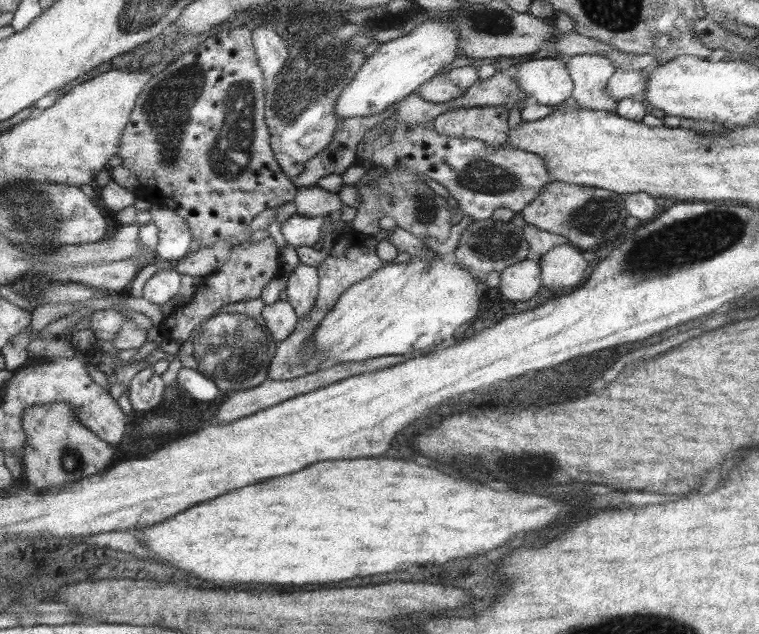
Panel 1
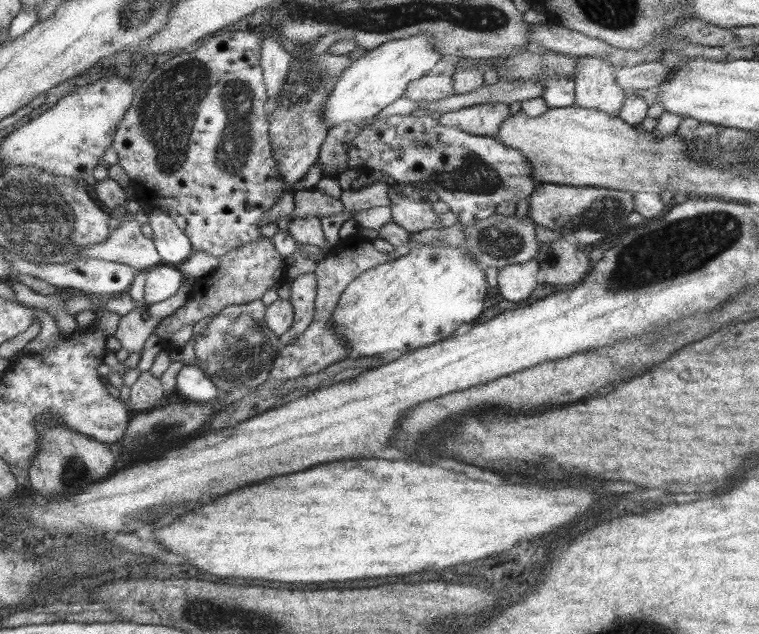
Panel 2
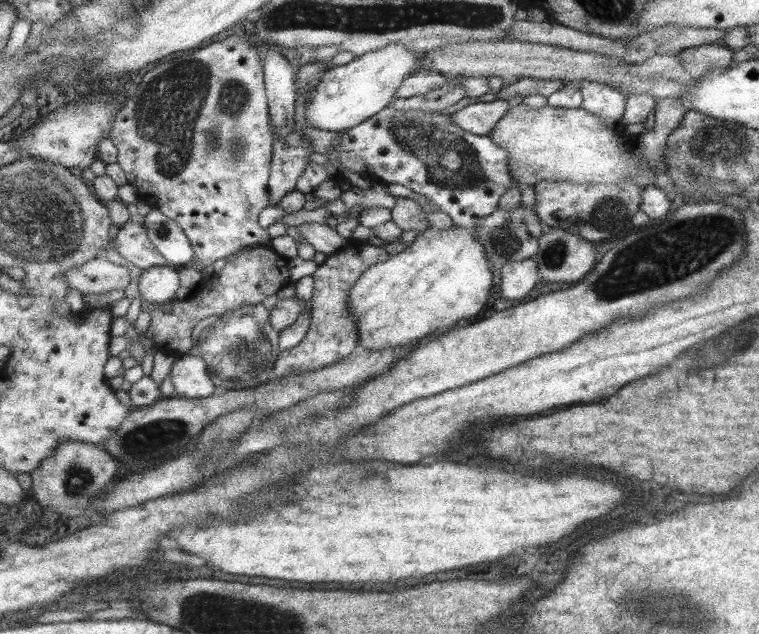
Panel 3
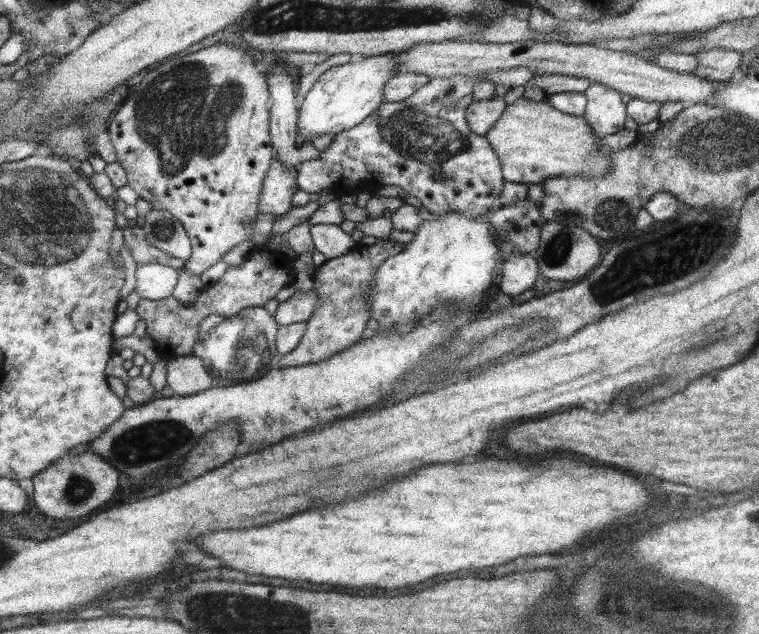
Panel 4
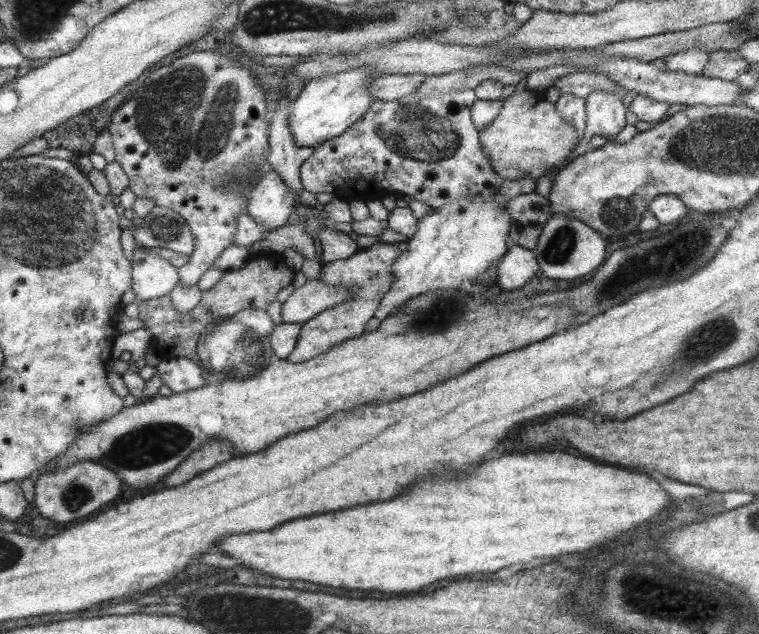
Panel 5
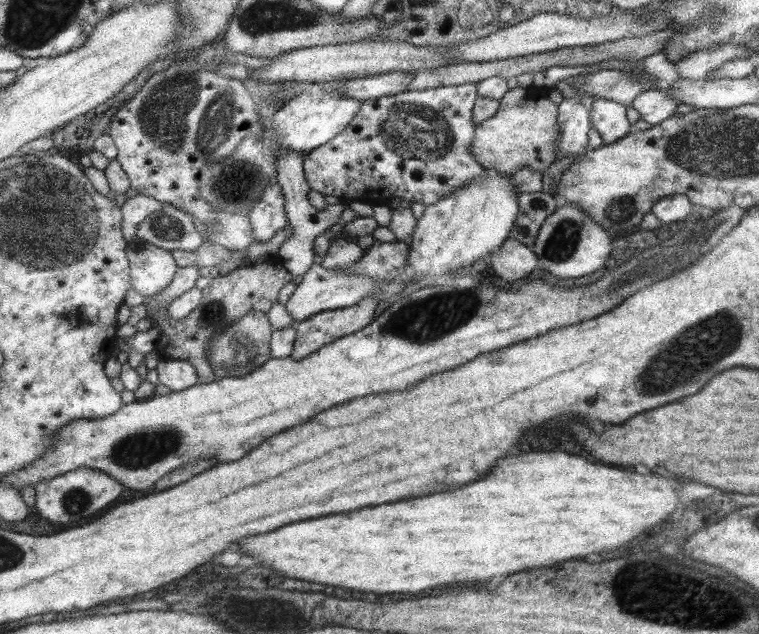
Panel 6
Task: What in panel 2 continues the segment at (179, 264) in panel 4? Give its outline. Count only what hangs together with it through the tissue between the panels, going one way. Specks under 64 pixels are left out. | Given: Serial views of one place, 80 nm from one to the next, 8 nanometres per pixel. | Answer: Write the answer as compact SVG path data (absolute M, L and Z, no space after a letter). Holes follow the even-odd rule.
M133 220L121 222L105 242L86 246L80 252L80 258L123 263L137 271L165 264L153 239L145 236L142 225Z

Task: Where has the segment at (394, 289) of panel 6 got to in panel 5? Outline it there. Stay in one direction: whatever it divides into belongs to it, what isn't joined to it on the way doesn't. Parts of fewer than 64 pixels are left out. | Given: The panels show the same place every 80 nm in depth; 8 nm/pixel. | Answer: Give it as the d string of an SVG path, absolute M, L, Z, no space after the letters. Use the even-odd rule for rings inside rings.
M304 256L300 271L305 275L305 285L293 289L291 295L281 303L280 316L282 323L307 322L322 310L331 308L344 301L351 290L348 287L329 287L320 280L321 263L314 257Z

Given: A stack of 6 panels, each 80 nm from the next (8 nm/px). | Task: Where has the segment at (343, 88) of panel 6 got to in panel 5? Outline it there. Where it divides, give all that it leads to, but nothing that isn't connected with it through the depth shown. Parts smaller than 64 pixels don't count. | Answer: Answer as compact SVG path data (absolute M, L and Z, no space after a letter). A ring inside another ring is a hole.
M422 74L377 76L368 83L368 87L375 100L398 100L413 93L418 86L421 86L425 77Z

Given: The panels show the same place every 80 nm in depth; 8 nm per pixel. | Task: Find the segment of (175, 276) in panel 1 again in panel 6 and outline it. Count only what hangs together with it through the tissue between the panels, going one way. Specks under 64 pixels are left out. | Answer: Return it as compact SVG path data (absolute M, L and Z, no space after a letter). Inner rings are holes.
M138 235L128 243L132 284L145 300L161 294L175 281L180 266L170 251L141 240Z

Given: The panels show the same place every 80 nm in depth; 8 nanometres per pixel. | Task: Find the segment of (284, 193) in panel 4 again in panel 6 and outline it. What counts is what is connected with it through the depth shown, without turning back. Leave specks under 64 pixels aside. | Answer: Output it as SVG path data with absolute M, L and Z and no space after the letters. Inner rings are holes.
M269 183L262 190L260 199L257 199L252 208L248 210L254 241L265 242L277 230L285 228L288 224L286 210L284 209L284 196L281 187L275 183Z

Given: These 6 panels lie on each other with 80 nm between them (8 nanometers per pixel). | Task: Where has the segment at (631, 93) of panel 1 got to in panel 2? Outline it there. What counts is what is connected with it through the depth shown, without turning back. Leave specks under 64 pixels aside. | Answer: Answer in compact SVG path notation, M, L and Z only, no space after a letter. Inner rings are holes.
M661 60L645 62L615 71L616 85L628 95L636 90L655 88L671 72L663 67Z

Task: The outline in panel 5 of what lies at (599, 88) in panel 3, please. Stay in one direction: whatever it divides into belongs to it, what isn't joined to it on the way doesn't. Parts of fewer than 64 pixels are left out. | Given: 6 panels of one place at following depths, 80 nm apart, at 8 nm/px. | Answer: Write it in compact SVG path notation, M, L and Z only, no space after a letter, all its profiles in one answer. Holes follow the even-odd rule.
M590 92L585 98L586 119L583 135L571 154L565 158L562 168L575 157L589 150L592 136L613 138L625 126L626 100L617 93Z

